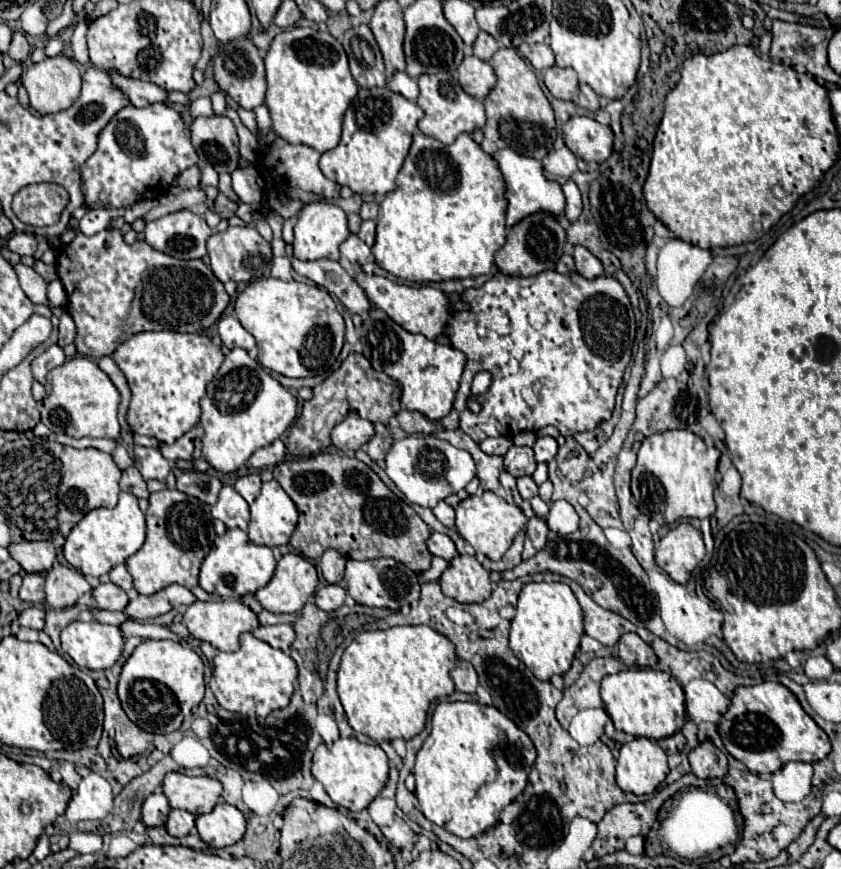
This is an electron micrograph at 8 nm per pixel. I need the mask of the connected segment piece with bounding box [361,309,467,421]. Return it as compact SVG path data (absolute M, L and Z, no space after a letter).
M371 309L363 319L363 355L369 359L375 371L387 373L395 379L401 389L401 403L407 411L419 411L427 419L437 421L453 409L453 401L461 383L461 373L465 367L465 353L453 347L445 347L423 335L413 335L403 331L395 321L387 319L383 311Z

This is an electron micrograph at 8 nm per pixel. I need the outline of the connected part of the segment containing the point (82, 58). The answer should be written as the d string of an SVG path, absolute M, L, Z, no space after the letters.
M79 19L73 37L71 37L71 49L73 49L73 57L77 63L87 65L89 63L89 55L87 55L87 45L85 45L85 35L87 35L87 23L85 19Z

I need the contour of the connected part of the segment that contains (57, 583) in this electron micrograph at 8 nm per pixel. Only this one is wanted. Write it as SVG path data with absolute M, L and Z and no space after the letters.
M55 563L45 579L45 601L53 609L63 609L75 605L85 593L91 591L91 585L85 581L83 573Z

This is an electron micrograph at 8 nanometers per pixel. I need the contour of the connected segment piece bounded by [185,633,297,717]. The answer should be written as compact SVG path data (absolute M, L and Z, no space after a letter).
M253 633L239 635L239 649L225 653L201 639L187 637L187 643L199 647L207 661L213 667L213 677L209 687L219 701L219 705L231 713L255 713L259 717L267 717L271 711L287 707L293 695L293 685L297 679L297 665L295 661L279 649L273 649L269 643L255 639Z

